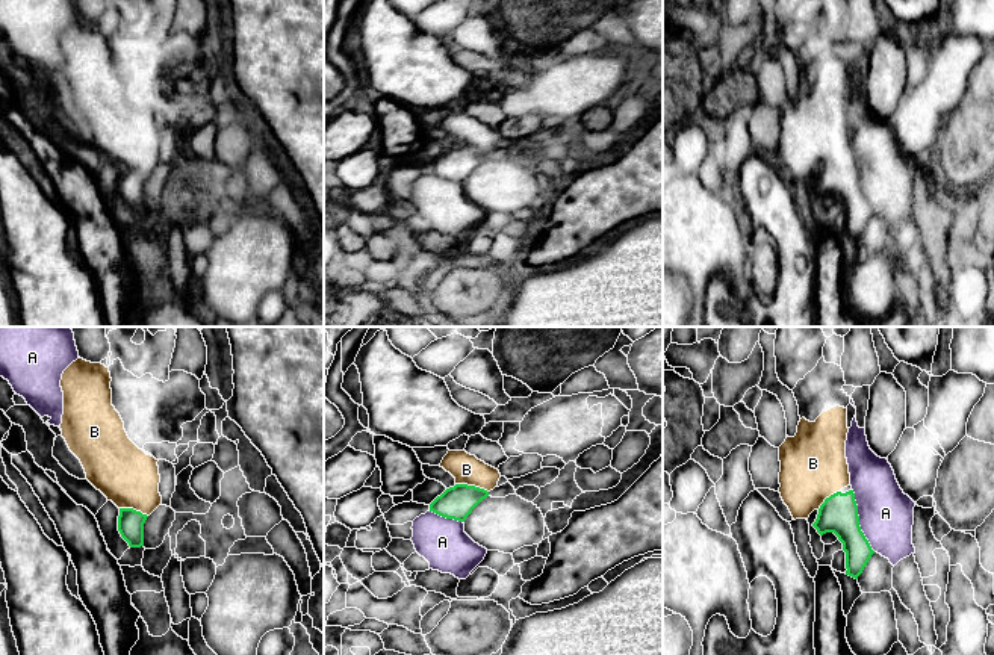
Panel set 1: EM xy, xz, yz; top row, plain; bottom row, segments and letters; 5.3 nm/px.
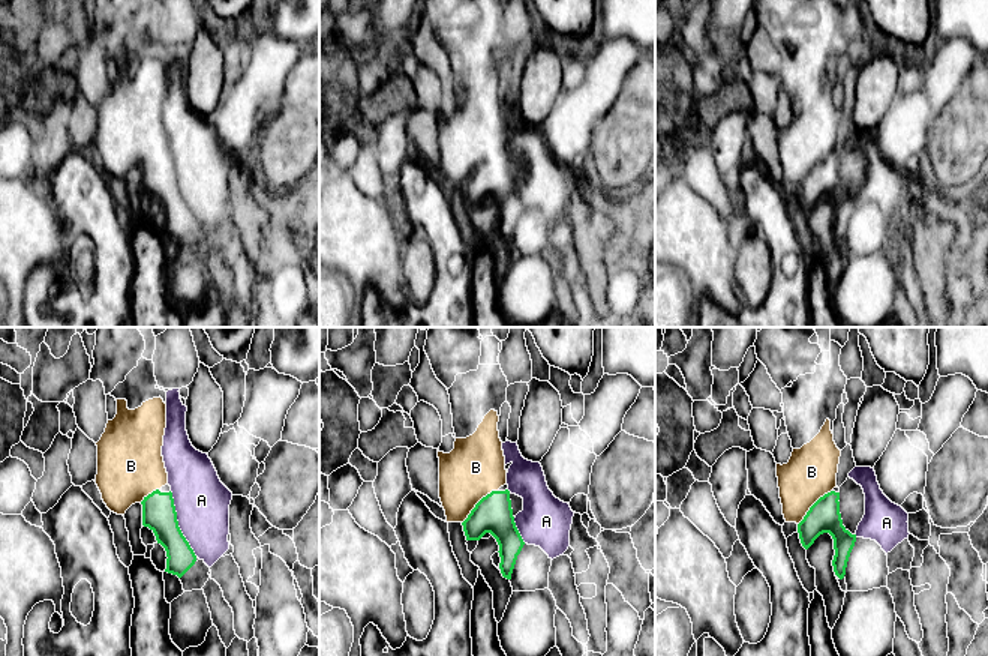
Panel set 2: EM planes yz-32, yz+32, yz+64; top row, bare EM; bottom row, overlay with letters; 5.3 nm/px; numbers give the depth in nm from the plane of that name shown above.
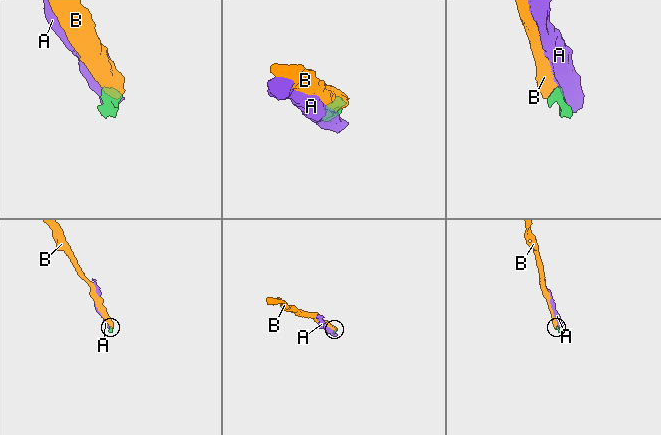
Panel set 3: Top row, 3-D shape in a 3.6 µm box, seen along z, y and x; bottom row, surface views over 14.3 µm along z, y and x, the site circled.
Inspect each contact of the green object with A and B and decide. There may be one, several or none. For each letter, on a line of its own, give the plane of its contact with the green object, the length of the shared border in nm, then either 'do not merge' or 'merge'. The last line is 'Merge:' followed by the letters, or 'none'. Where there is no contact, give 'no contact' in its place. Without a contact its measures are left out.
A: yz | 360 nm | do not merge
B: xz | 180 nm | merge
Merge: B

